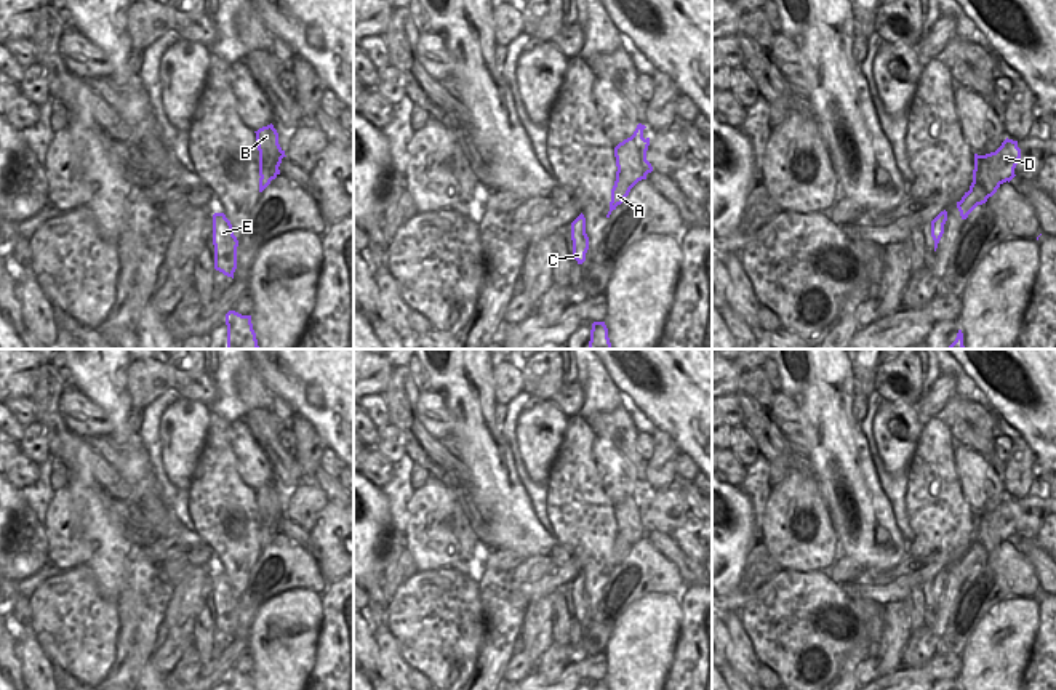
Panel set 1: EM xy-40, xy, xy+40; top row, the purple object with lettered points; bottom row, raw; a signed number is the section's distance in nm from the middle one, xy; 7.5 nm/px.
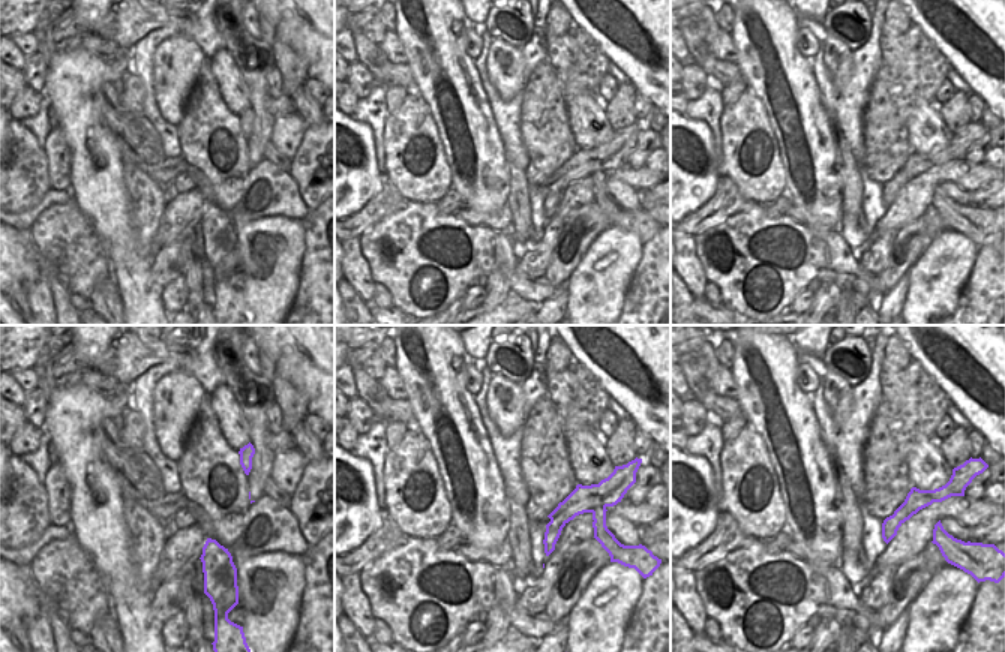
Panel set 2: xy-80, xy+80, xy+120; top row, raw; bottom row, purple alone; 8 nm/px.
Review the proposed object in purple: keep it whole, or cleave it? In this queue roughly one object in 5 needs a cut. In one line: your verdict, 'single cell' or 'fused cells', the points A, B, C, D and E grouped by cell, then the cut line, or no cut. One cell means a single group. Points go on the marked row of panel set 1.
fused cells; groups A C D E / B; cut xy (647, 140), (640, 149), (642, 178)

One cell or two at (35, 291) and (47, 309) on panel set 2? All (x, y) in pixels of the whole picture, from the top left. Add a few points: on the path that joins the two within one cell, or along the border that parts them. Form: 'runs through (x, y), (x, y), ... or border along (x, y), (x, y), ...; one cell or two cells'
runs through (39, 296), (42, 305); one cell

